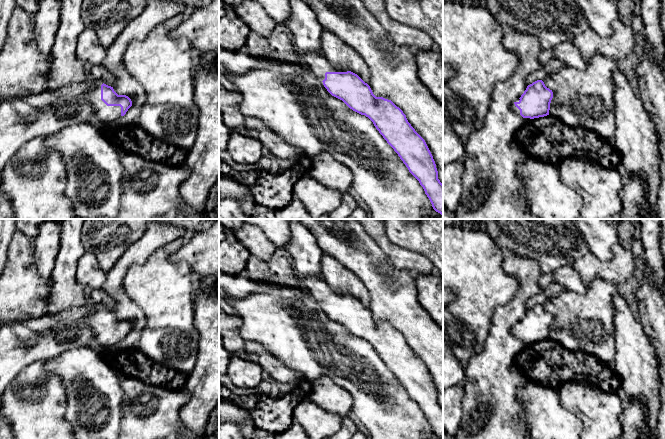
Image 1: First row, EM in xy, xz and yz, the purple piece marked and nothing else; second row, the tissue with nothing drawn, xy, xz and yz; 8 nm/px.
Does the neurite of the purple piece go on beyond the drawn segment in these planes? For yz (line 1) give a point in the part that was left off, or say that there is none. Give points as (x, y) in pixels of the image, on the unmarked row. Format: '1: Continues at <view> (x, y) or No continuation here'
1: Continues at yz (513, 331)

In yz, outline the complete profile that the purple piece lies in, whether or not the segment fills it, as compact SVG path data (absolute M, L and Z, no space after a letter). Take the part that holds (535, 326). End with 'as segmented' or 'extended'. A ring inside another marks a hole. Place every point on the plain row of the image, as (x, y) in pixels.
M542 304L528 309L524 317L511 329L511 333L525 345L549 339L553 316Z | extended

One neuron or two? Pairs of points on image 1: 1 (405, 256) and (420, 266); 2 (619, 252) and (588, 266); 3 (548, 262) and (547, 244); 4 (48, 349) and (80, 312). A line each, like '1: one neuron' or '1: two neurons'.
1: one neuron
2: one neuron
3: one neuron
4: one neuron

